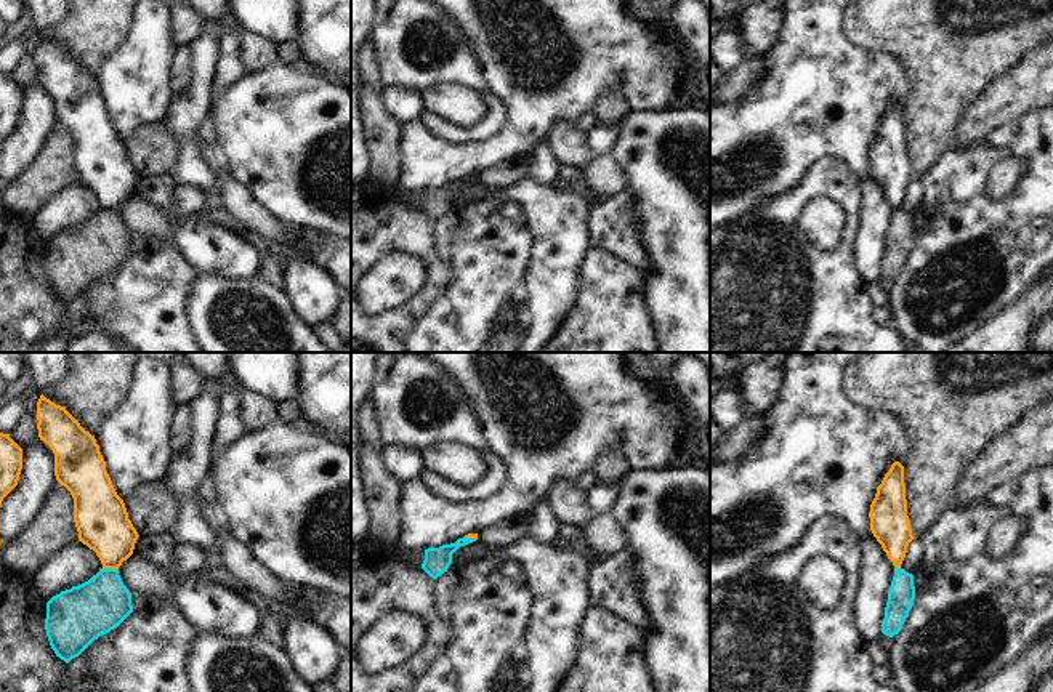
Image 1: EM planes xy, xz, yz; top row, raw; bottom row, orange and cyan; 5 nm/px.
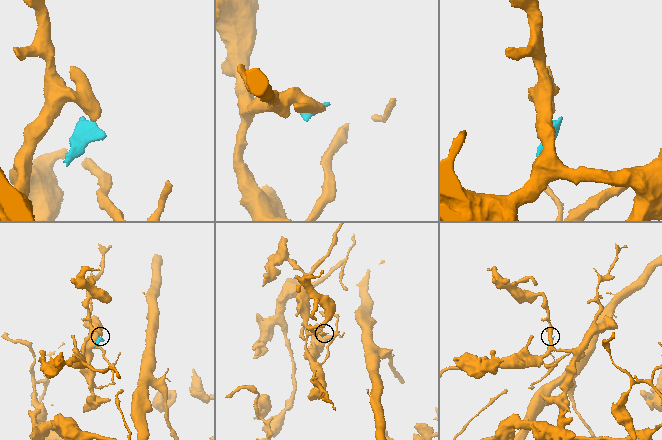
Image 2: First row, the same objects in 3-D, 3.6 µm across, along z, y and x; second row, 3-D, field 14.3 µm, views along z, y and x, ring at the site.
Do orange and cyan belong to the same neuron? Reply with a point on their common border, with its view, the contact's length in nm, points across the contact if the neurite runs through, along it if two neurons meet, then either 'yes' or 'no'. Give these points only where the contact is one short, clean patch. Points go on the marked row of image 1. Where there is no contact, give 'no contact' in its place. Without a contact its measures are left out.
meets orange in xy at (111, 567); contact 80 nm long; border along xy (103, 567), (114, 567), (117, 571); no

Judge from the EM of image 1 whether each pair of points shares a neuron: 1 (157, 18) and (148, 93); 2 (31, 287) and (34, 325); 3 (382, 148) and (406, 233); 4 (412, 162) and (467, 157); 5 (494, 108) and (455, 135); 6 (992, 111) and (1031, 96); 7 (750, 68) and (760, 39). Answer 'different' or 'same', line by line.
1: same
2: different
3: different
4: same
5: same
6: same
7: different

